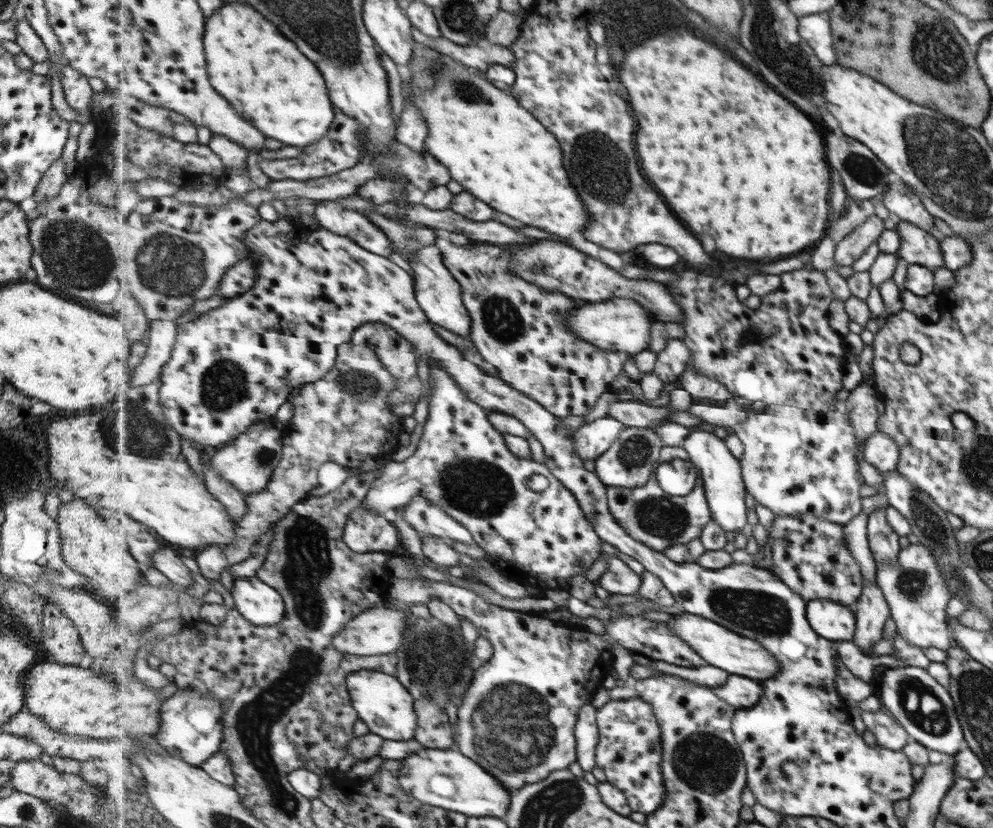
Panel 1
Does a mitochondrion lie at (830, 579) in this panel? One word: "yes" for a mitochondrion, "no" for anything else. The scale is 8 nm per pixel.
yes

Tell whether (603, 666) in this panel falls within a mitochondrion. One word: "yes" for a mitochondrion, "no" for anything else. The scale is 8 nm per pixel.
no

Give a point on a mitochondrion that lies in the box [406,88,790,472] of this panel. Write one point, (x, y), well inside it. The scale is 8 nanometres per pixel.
(600, 168)

